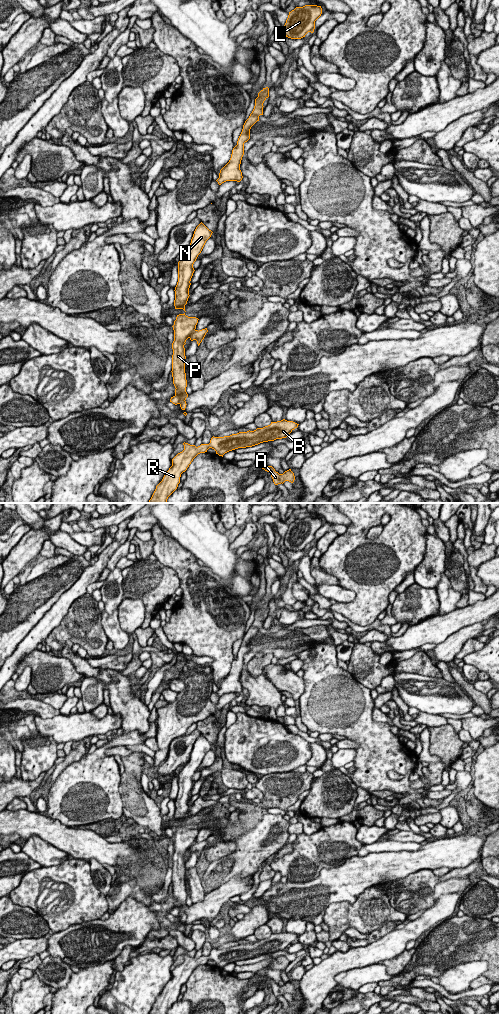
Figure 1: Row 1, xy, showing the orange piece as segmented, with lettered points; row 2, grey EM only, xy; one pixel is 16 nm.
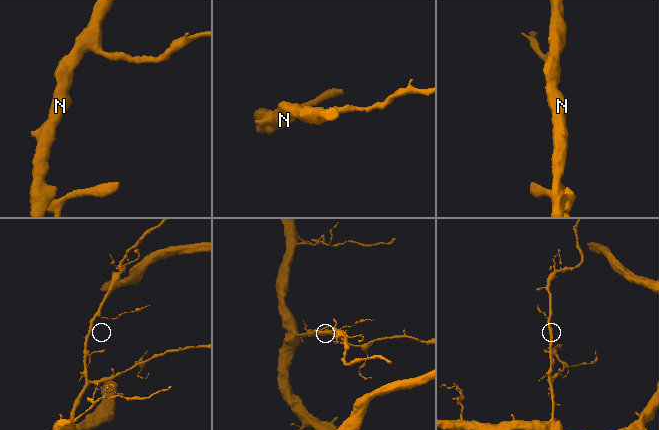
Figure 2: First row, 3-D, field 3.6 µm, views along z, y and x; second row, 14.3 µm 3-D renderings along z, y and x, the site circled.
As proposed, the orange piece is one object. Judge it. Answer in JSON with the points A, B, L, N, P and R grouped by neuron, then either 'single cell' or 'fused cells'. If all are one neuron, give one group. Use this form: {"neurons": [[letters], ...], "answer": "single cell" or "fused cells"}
{"neurons": [["A", "B", "L", "N", "P", "R"]], "answer": "single cell"}

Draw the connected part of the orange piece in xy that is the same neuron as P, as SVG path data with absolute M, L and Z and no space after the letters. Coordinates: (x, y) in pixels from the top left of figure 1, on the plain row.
M179 826L174 833L174 853L172 855L173 867L172 867L172 889L173 896L175 898L175 907L171 909L170 914L177 917L179 916L182 922L186 920L186 910L188 906L186 904L187 892L185 885L185 860L186 852L189 850L191 853L196 852L198 858L204 851L207 840L197 842L196 837L198 830L188 829L184 826Z

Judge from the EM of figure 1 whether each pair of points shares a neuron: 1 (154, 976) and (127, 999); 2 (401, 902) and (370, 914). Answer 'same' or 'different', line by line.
1: same
2: different

